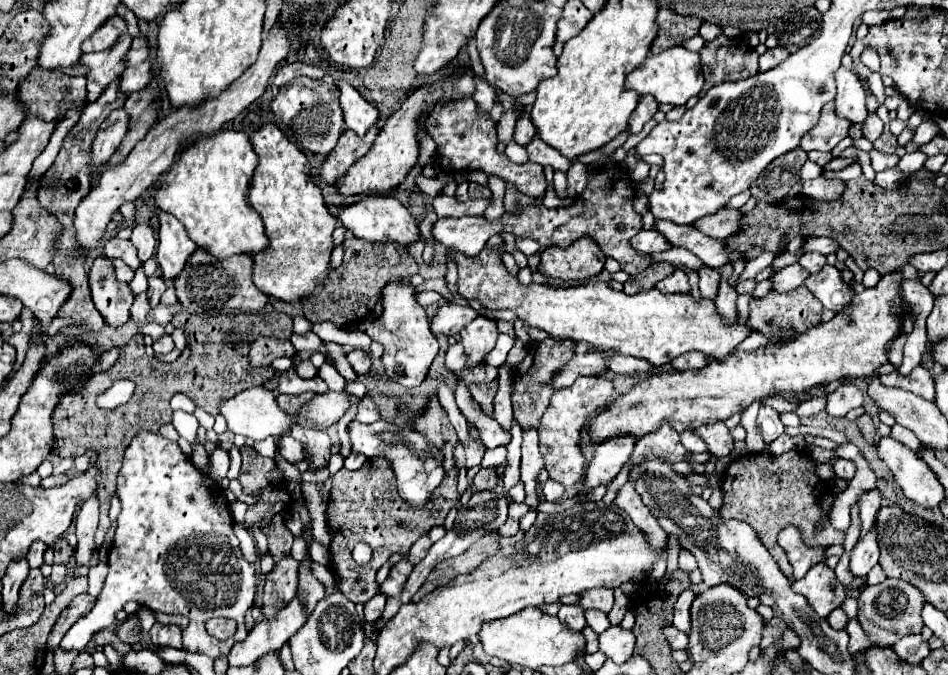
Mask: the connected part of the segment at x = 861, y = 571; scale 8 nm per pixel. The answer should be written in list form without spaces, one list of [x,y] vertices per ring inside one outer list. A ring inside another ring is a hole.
[[[871,528],[851,550],[851,572],[853,572],[853,576],[867,576],[867,572],[877,562],[879,562],[877,532],[873,532],[873,528]]]

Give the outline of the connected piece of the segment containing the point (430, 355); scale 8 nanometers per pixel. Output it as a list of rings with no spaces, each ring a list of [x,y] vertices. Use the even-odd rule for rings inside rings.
[[[399,280],[387,284],[383,290],[381,304],[383,304],[381,318],[377,322],[373,322],[365,332],[369,334],[371,340],[377,340],[385,346],[381,360],[383,360],[387,376],[391,380],[403,384],[405,388],[415,388],[425,380],[427,370],[429,370],[433,358],[437,356],[437,350],[439,350],[437,338],[429,330],[427,314],[423,310],[423,306],[417,304],[415,288],[411,284],[403,286]]]

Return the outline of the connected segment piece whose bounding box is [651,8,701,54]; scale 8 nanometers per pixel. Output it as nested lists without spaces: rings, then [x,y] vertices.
[[[661,8],[657,14],[657,24],[659,24],[659,32],[657,32],[657,38],[653,40],[653,48],[651,48],[653,54],[679,46],[683,44],[683,40],[697,36],[701,18],[679,16],[667,8]]]

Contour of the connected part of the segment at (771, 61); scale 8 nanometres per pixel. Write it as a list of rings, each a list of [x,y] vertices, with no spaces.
[[[777,46],[777,48],[773,48],[773,50],[767,50],[767,52],[759,58],[759,70],[765,72],[765,70],[769,70],[769,68],[775,68],[775,66],[781,64],[781,60],[785,60],[787,56],[789,56],[789,52],[787,52],[785,48],[781,48],[781,46]]]

